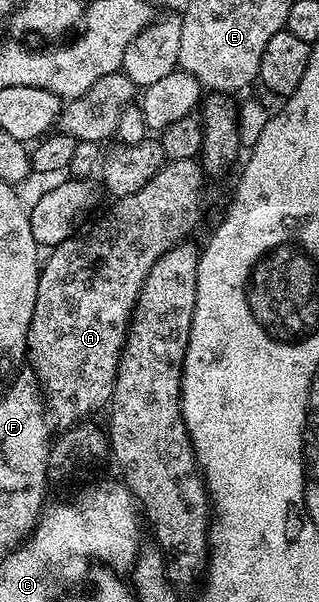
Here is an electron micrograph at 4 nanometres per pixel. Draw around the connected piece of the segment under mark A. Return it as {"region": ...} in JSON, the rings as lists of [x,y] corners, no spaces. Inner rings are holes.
{"region":[[[197,159],[171,160],[162,165],[148,186],[140,186],[136,194],[121,197],[115,203],[118,205],[99,224],[91,223],[81,234],[75,234],[63,244],[55,244],[49,249],[50,257],[47,260],[45,257],[38,273],[36,306],[28,326],[26,347],[49,415],[57,427],[59,424],[59,429],[69,430],[76,422],[93,417],[90,416],[93,412],[101,408],[103,411],[109,405],[118,373],[118,360],[126,345],[130,317],[134,314],[140,290],[154,263],[169,248],[193,237],[190,235],[202,216],[202,180],[204,169]]]}

